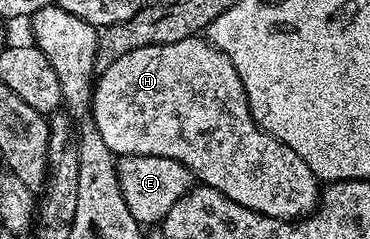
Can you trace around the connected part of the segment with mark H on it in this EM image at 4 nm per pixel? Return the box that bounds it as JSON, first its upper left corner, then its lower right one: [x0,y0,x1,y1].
[92,37,321,221]

